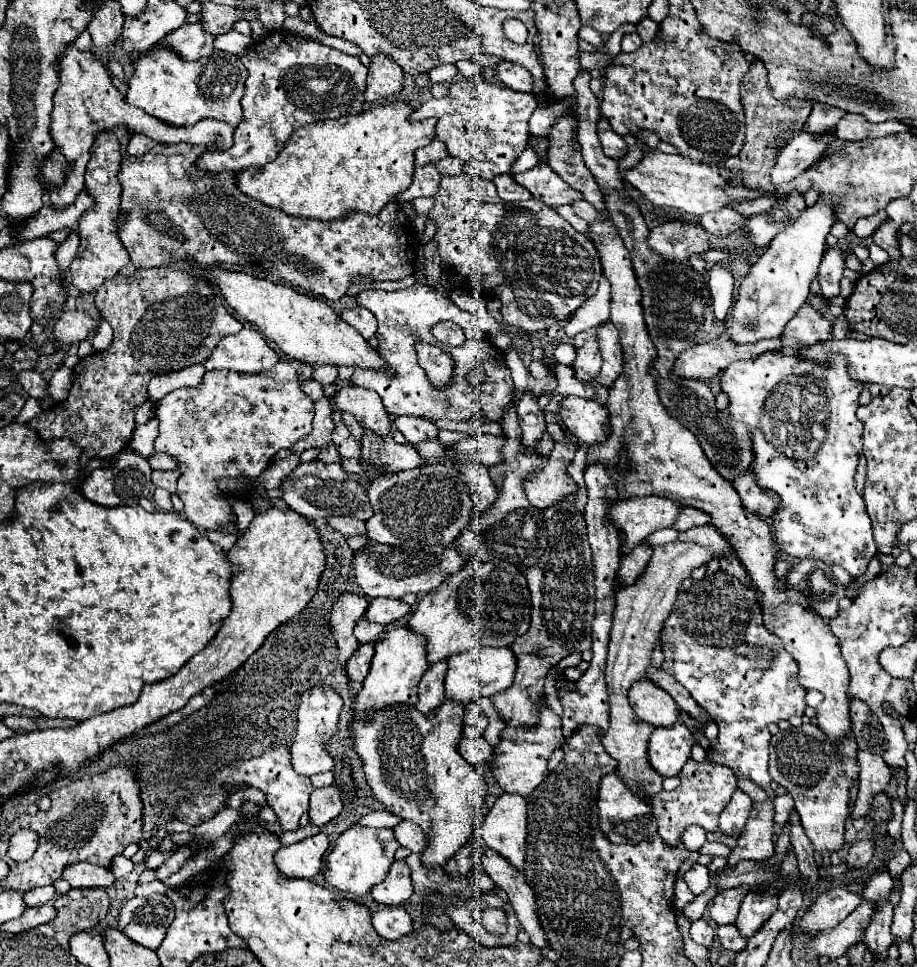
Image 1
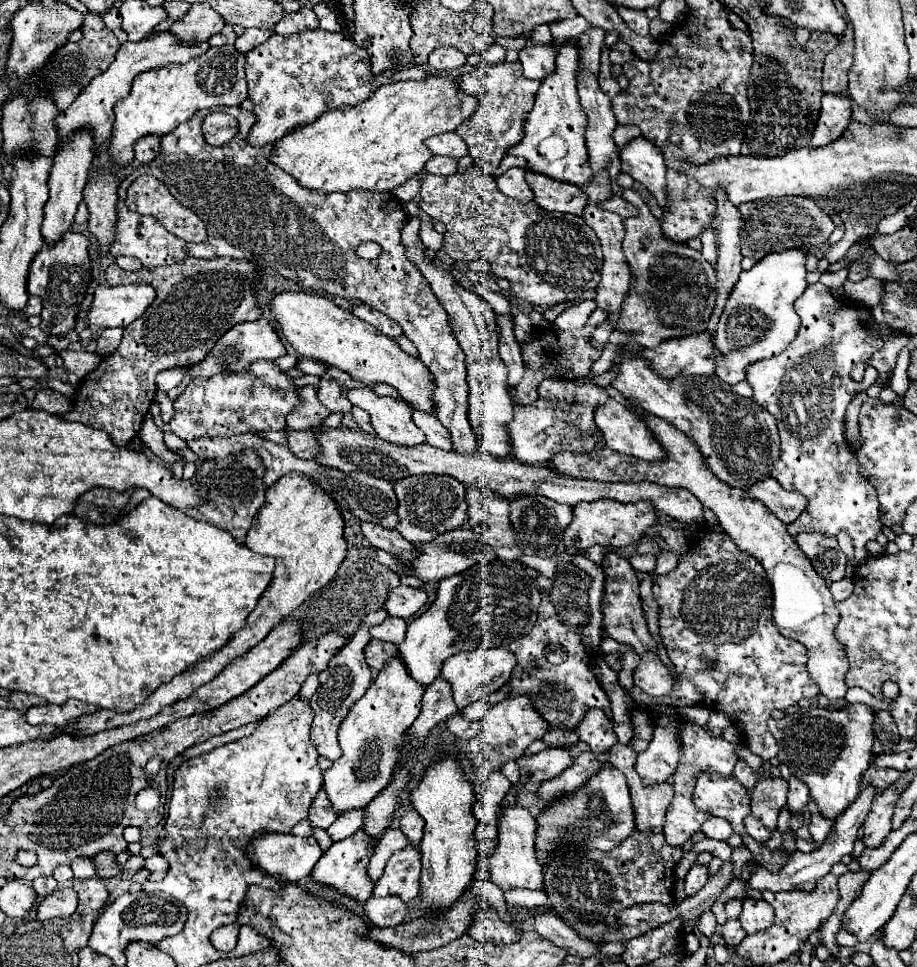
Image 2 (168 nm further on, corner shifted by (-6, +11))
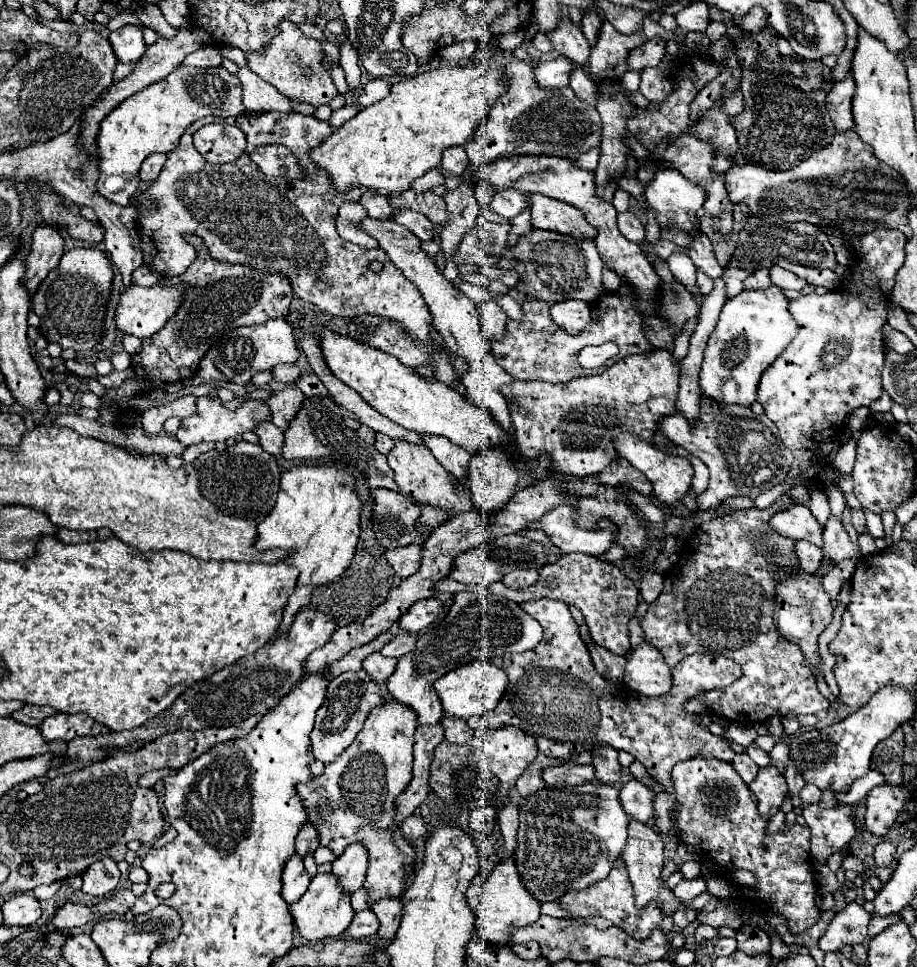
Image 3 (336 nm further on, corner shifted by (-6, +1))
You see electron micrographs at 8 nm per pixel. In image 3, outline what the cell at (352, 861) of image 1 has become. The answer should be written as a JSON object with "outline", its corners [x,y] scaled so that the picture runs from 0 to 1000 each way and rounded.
{"outline":[[[346,904],[339,910],[330,929],[326,929],[326,933],[315,937],[326,966],[330,970],[335,970],[337,974],[348,974],[352,970],[368,970],[372,964],[378,962],[378,958],[383,956],[383,951],[387,947],[381,929],[383,927],[376,925],[374,918],[368,916],[368,908],[363,904]]]}

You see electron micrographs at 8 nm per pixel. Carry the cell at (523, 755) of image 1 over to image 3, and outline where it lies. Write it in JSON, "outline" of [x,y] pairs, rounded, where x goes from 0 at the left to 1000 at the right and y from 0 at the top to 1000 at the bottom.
{"outline":[[[607,790],[599,792],[592,798],[592,807],[601,813],[627,813],[649,807],[649,794],[647,792],[631,792],[631,790]]]}

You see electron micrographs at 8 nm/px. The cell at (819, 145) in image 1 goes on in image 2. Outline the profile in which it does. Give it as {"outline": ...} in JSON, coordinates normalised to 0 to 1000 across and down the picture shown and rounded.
{"outline":[[[900,97],[895,101],[895,118],[884,141],[884,151],[891,153],[906,149],[921,137],[926,126],[928,126],[928,103],[913,97]]]}

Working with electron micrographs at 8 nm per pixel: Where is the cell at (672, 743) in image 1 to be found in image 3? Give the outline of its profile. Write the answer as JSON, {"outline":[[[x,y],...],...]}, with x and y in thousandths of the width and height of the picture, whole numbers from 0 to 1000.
{"outline":[[[688,807],[677,815],[675,829],[686,846],[708,852],[712,848],[712,821],[714,819],[703,811]]]}

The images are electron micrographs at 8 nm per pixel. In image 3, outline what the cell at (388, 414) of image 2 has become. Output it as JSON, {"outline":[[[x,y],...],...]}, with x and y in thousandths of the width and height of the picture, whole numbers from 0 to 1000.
{"outline":[[[433,457],[431,463],[422,469],[422,478],[424,478],[426,486],[431,488],[431,501],[435,503],[435,509],[450,515],[455,521],[481,525],[487,529],[487,536],[511,529],[516,525],[511,503],[501,501],[492,488],[483,486],[483,482],[468,469],[468,463],[463,465],[459,461]]]}

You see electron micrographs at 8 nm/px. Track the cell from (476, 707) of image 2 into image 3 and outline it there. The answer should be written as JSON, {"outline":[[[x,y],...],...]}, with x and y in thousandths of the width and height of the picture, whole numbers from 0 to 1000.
{"outline":[[[583,620],[583,623],[570,623],[568,625],[575,635],[583,637],[583,641],[592,649],[592,662],[583,672],[575,672],[570,676],[549,676],[544,680],[533,683],[535,687],[544,689],[546,693],[553,695],[553,714],[549,722],[544,724],[542,732],[535,736],[529,736],[525,740],[518,740],[511,745],[514,753],[544,753],[544,751],[559,751],[570,755],[573,759],[581,761],[586,767],[586,774],[590,780],[599,784],[610,784],[610,786],[621,786],[625,780],[644,776],[649,771],[666,771],[671,776],[682,776],[690,780],[703,794],[706,798],[727,817],[734,817],[732,809],[732,794],[749,784],[760,782],[762,778],[773,778],[780,784],[797,788],[802,778],[797,776],[795,767],[786,761],[778,761],[769,751],[762,749],[762,738],[754,738],[747,734],[747,726],[758,722],[762,716],[771,716],[778,709],[795,709],[799,707],[810,695],[808,689],[802,683],[795,683],[786,676],[756,676],[749,678],[740,689],[734,691],[732,703],[734,709],[727,718],[719,722],[701,722],[699,718],[692,718],[684,707],[679,705],[664,705],[658,699],[649,695],[649,689],[644,685],[644,678],[631,660],[631,649],[627,641],[623,639],[621,627],[612,620]]]}

